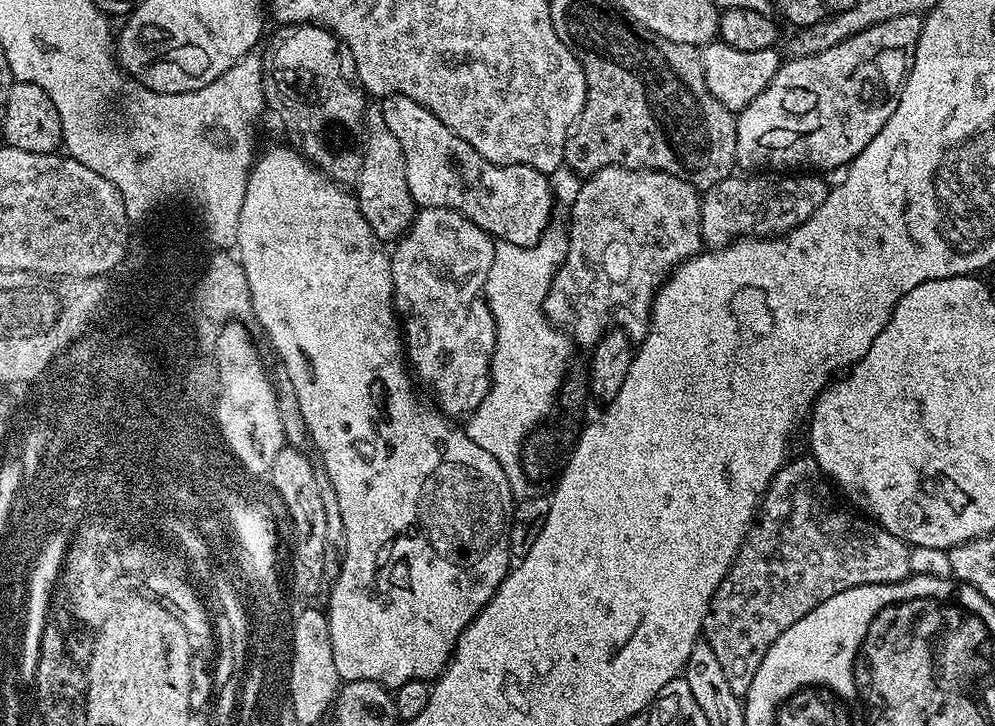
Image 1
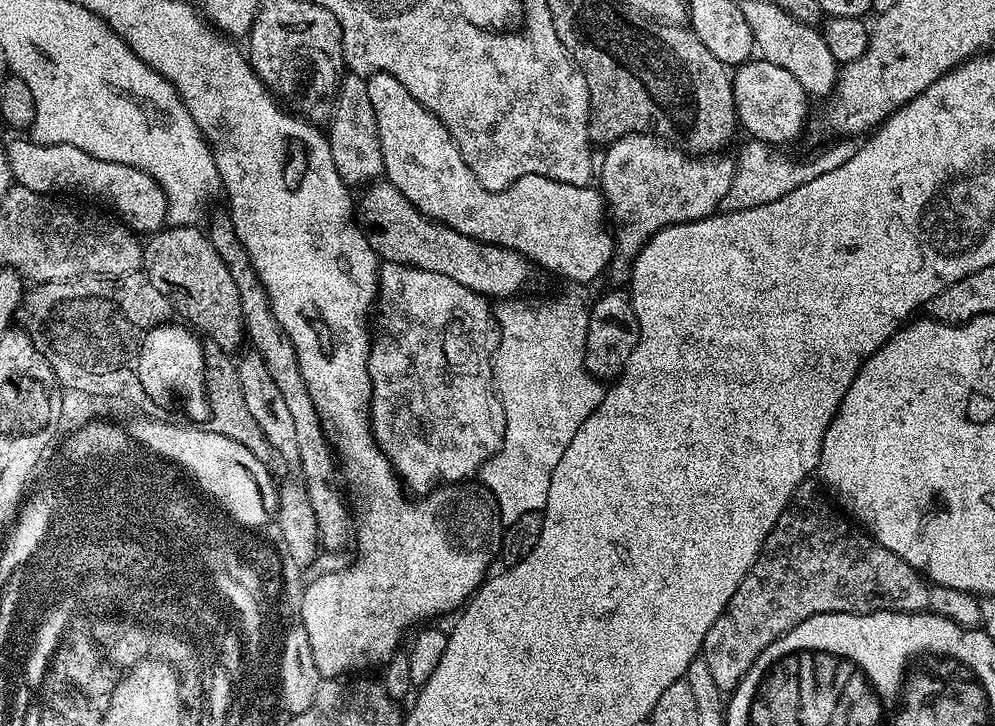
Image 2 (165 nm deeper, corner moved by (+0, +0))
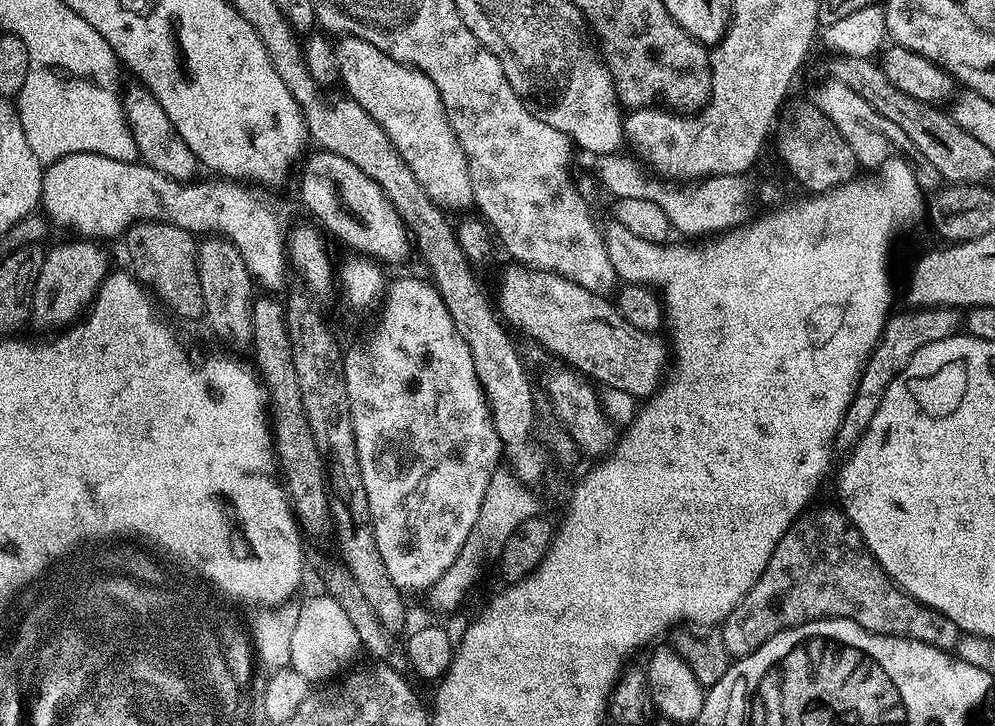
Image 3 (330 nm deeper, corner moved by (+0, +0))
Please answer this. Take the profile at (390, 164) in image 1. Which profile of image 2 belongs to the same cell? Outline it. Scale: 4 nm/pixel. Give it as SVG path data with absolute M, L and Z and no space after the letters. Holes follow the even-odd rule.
M348 74L341 79L332 119L326 125L326 135L330 142L330 154L334 154L334 166L345 184L364 186L384 176L378 122L374 118L374 105L370 102L370 90L365 77Z

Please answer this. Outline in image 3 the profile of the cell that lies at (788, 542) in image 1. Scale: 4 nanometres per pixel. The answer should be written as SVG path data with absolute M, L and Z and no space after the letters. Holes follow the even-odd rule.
M809 507L800 513L800 517L782 534L778 546L774 546L774 554L770 554L770 562L766 562L766 570L762 570L762 578L734 606L734 610L719 625L722 642L726 646L729 657L739 658L754 654L758 646L767 644L774 634L784 632L788 628L799 628L811 620L853 620L871 632L887 636L909 636L912 640L926 642L935 648L955 649L962 635L960 627L946 614L928 608L904 589L898 587L882 570L882 566L874 558L874 554L866 546L862 534L850 522L850 518L839 507Z

